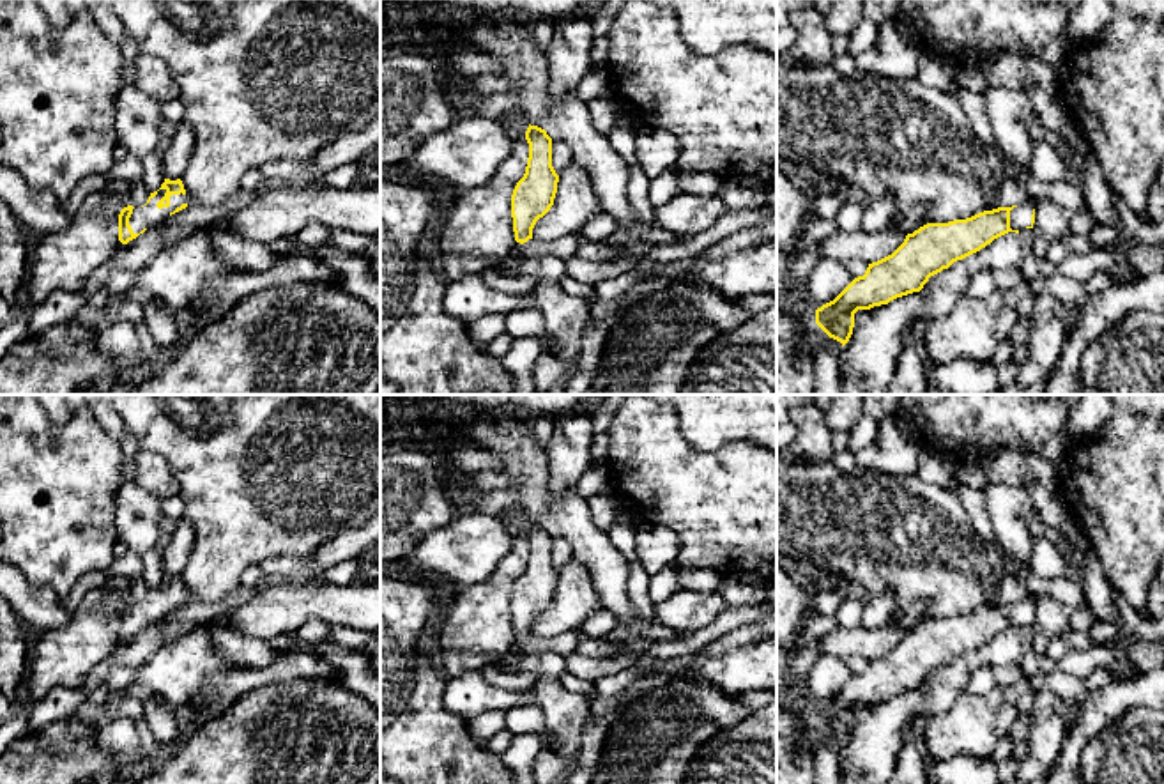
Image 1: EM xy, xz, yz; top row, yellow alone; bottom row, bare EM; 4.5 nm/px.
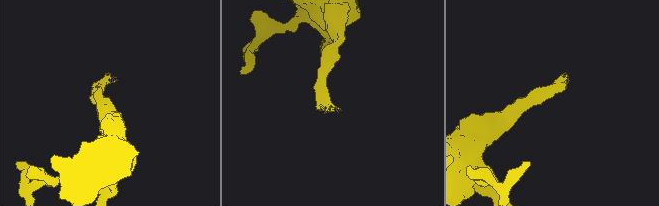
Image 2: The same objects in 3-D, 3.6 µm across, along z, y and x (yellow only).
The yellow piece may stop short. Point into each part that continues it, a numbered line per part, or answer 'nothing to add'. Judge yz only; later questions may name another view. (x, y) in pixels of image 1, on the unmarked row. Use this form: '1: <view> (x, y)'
1: yz (1019, 613)

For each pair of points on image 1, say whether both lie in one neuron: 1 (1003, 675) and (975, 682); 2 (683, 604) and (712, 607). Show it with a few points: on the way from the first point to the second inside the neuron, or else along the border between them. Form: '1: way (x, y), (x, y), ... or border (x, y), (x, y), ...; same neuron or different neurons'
1: way (996, 678), (982, 680); same neuron
2: way (690, 607), (704, 607); same neuron

